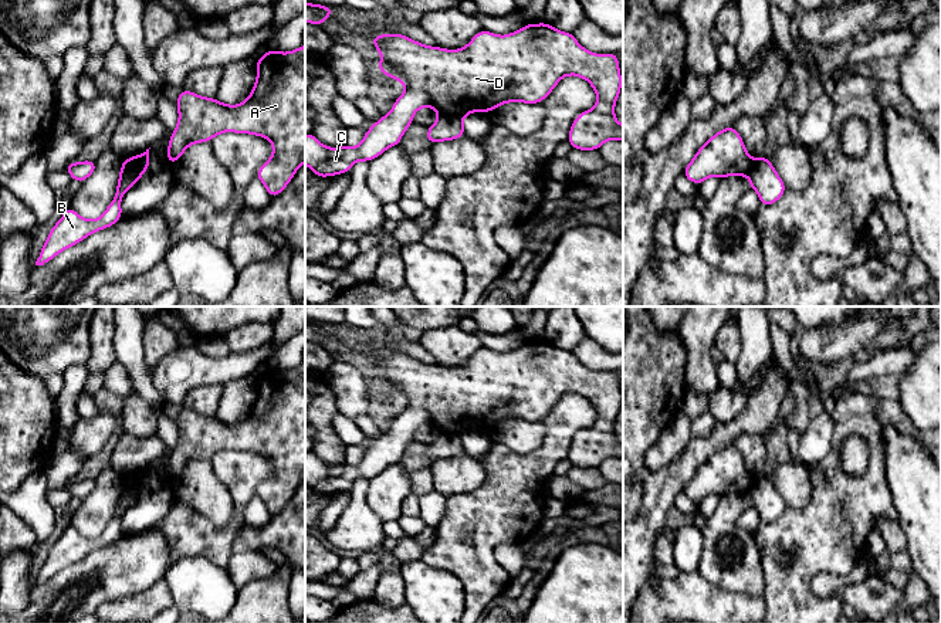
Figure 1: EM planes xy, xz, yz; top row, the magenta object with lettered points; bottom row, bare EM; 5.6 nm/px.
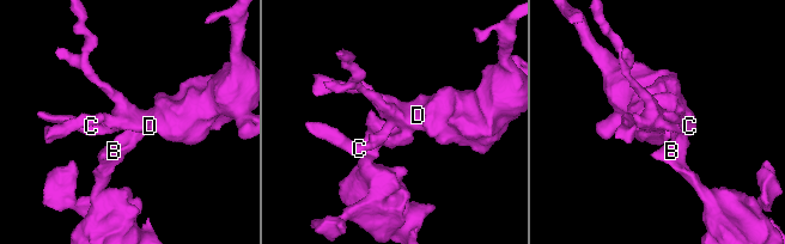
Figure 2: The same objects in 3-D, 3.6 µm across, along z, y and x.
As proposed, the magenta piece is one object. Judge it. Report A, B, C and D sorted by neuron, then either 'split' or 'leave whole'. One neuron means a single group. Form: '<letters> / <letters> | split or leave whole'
A C D / B | split

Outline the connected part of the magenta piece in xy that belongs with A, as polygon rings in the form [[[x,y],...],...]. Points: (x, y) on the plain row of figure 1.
[[[305,363],[294,369],[268,368],[255,379],[257,396],[248,416],[238,423],[229,423],[216,416],[200,414],[182,407],[176,417],[179,437],[169,457],[166,475],[173,483],[194,461],[210,460],[224,450],[250,451],[268,457],[274,465],[271,475],[260,484],[257,495],[271,515],[277,515],[305,481]]]

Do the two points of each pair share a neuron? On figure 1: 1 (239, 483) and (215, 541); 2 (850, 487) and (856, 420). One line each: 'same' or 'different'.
1: same
2: same

